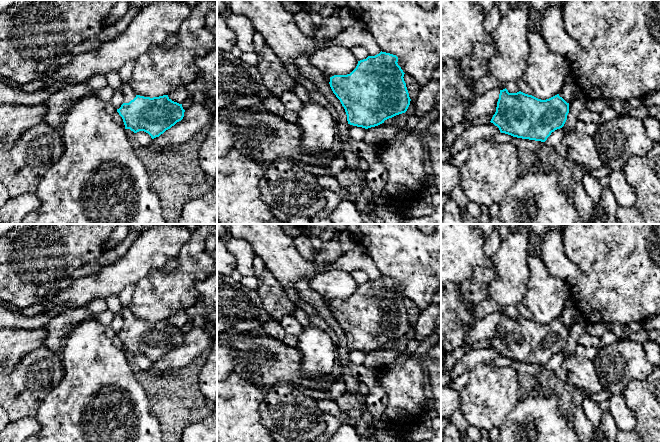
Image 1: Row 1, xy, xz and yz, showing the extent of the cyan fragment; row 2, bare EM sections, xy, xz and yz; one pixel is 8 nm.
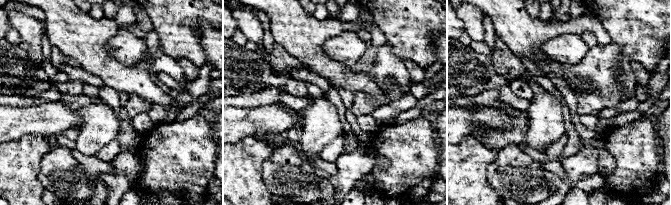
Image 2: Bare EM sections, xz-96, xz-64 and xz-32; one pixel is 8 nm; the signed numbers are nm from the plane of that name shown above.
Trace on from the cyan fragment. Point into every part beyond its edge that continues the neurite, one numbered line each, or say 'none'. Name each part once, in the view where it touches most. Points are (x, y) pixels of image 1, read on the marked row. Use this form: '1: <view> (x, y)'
1: xy (128, 94)

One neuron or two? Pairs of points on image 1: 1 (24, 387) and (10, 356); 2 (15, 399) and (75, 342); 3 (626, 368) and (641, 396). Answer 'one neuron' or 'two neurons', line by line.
1: two neurons
2: two neurons
3: two neurons

